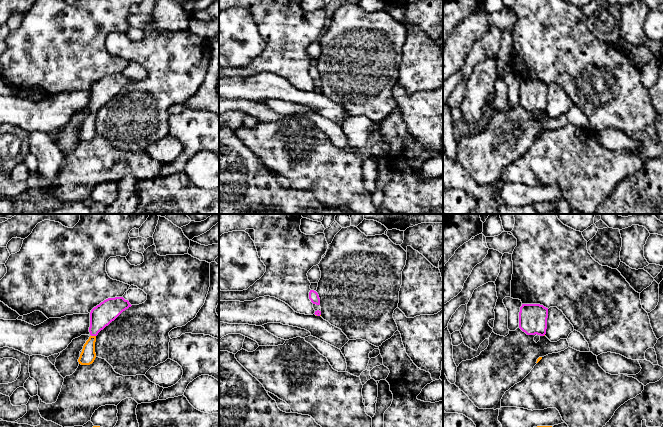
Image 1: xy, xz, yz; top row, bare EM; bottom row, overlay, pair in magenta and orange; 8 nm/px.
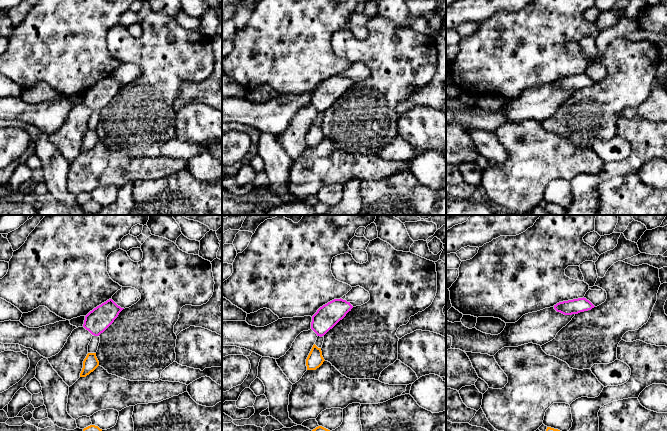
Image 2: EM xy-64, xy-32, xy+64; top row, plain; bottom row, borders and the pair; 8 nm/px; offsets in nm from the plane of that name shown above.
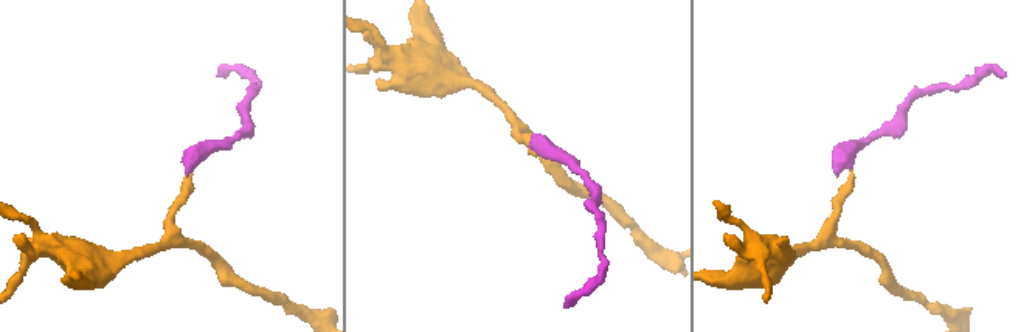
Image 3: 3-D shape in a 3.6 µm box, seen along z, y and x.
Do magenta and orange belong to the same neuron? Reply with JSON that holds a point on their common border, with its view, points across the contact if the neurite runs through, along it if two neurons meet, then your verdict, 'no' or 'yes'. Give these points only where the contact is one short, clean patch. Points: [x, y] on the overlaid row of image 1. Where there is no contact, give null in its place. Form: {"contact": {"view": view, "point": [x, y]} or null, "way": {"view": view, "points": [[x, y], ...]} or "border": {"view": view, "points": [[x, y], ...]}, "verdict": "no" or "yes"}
{"contact": {"view": "xy", "point": [93, 335]}, "way": {"view": "xy", "points": [[102, 315], [94, 329], [93, 335], [88, 355]]}, "verdict": "yes"}

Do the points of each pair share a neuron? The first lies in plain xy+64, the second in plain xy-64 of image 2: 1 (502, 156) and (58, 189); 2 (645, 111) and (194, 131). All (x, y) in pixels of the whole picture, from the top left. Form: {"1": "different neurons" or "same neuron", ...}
{"1": "same neuron", "2": "different neurons"}

